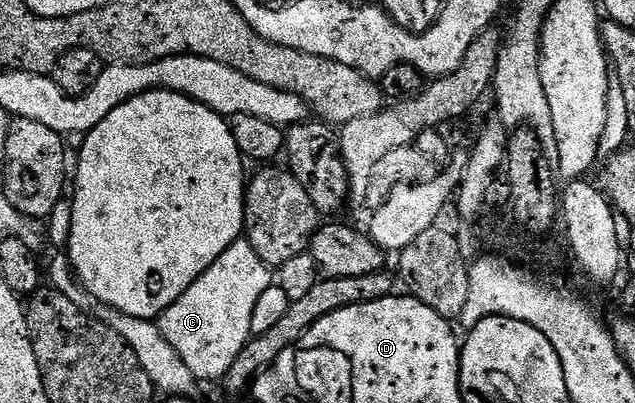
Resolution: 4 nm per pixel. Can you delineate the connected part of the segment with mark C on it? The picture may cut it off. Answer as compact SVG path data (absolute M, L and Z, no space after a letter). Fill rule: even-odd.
M239 243L231 244L215 260L209 270L199 276L194 282L194 286L190 286L190 290L186 290L186 294L182 294L182 298L178 298L178 302L170 305L158 318L166 342L170 342L170 346L174 346L174 350L178 350L182 362L186 362L187 368L189 368L190 374L194 374L197 381L200 382L204 382L204 380L223 381L226 370L230 370L230 366L234 366L234 358L238 358L238 354L242 354L242 350L253 337L250 318L254 318L254 305L262 298L263 291L267 290L274 282L273 271L268 265L261 262L258 254L251 250L240 252L240 247Z

